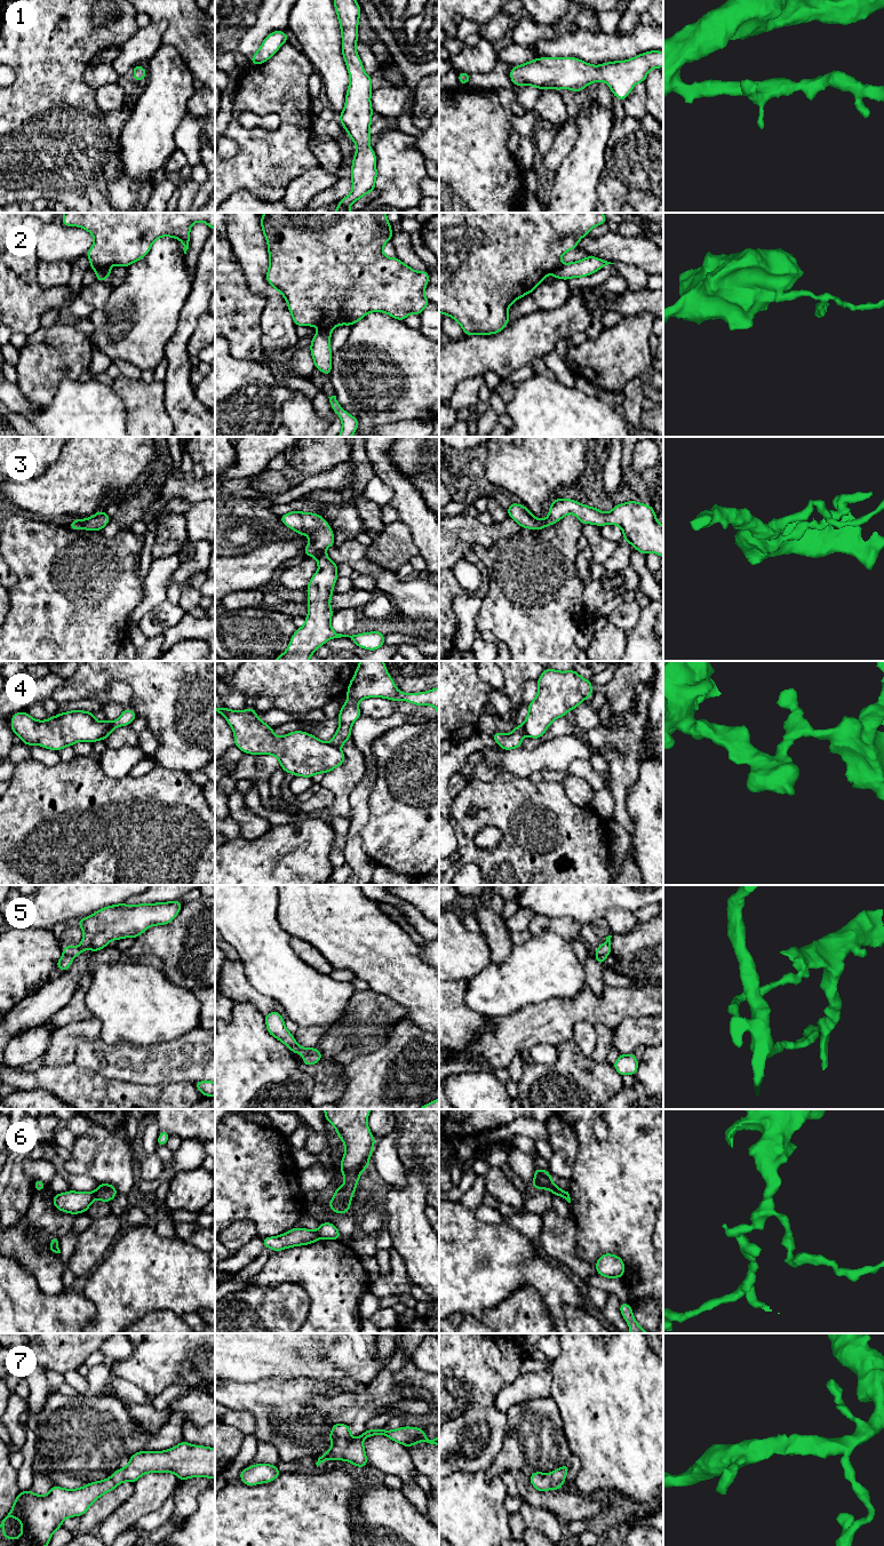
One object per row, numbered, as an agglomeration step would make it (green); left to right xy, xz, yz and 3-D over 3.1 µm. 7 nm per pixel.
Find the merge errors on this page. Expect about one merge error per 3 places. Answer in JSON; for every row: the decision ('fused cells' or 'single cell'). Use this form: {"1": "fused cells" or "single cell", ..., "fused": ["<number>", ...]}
{"1": "single cell", "2": "fused cells", "3": "single cell", "4": "fused cells", "5": "fused cells", "6": "fused cells", "7": "single cell", "fused": ["2", "4", "5", "6"]}

